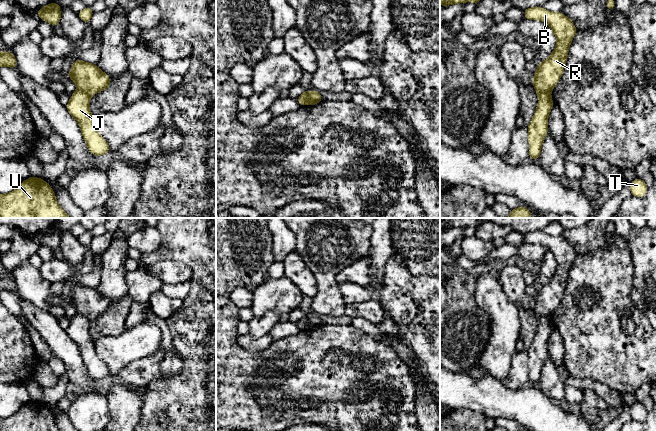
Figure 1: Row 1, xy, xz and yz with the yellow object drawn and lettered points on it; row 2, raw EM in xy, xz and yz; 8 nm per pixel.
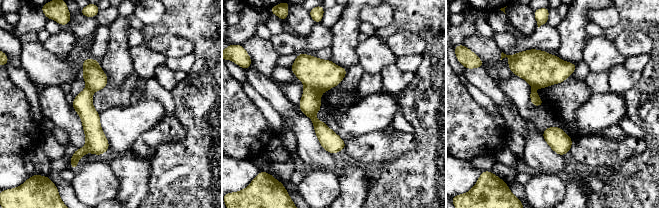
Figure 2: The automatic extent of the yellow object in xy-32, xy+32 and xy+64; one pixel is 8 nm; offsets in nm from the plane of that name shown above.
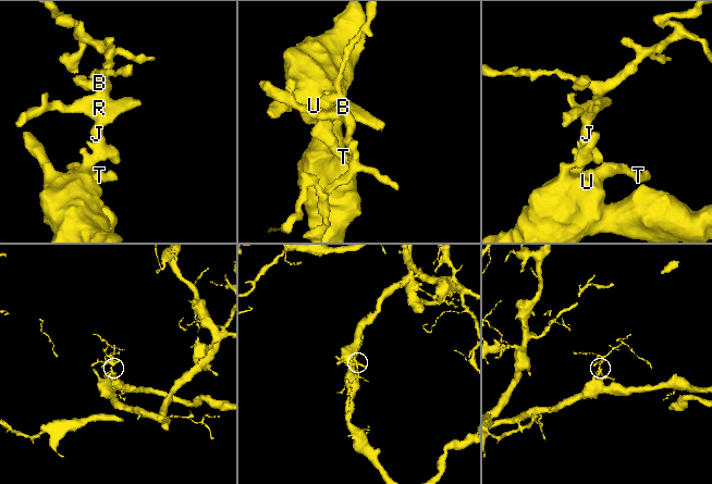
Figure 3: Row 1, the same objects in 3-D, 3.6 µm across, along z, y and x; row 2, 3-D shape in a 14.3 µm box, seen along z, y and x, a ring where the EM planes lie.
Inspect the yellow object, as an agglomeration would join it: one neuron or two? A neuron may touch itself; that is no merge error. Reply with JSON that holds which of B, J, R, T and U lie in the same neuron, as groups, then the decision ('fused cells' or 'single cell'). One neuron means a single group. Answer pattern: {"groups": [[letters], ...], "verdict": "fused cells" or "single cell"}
{"groups": [["B", "R"], ["J", "T", "U"]], "verdict": "fused cells"}

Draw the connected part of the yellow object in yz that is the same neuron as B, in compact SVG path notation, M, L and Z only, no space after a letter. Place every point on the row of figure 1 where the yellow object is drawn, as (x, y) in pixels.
M541 6L526 8L524 18L541 20L549 25L557 38L554 51L546 61L538 62L533 77L533 87L537 93L551 93L564 72L570 44L578 31L571 19L562 12L551 12Z

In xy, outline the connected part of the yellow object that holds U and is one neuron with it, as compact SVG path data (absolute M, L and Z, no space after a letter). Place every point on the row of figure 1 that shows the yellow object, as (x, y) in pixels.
M29 177L14 191L0 194L0 218L71 218L57 203L54 190L42 178Z

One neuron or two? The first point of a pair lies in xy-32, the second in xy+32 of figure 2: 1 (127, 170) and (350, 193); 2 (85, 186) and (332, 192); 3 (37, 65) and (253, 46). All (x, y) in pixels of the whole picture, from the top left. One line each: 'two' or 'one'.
1: one
2: one
3: one

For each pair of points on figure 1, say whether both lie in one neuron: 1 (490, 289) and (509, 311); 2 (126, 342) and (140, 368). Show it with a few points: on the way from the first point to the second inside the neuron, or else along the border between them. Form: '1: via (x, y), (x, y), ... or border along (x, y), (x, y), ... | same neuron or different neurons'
1: via (492, 294), (504, 306) | same neuron
2: border along (157, 350), (130, 362), (117, 375) | different neurons

